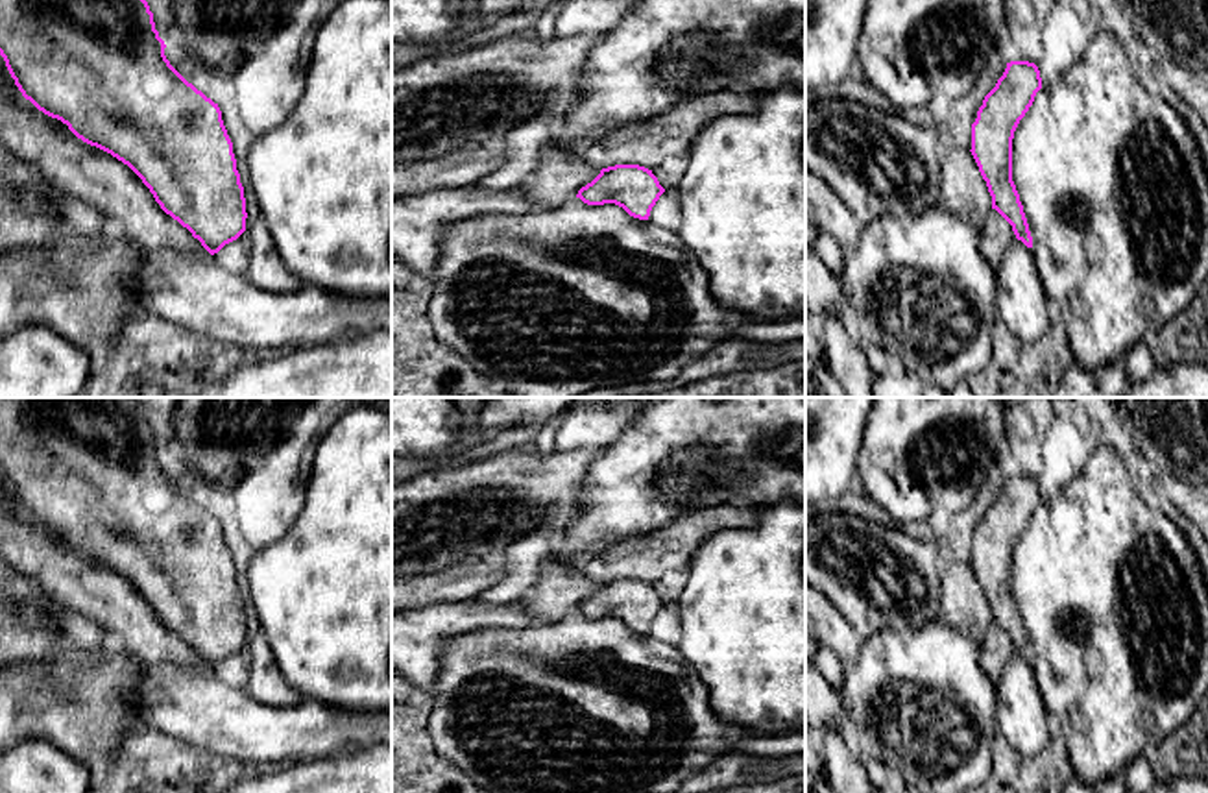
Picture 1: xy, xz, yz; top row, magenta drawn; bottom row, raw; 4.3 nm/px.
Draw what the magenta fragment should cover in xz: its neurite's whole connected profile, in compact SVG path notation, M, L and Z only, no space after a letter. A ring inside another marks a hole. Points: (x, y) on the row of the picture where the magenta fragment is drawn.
M562 155L541 157L521 190L538 207L556 209L576 196L587 205L615 203L639 220L648 220L665 192L645 166L615 165L600 170Z

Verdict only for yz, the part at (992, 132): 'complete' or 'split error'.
split error

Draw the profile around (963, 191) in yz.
M970 150L940 153L940 207L981 231L992 211L992 196Z

